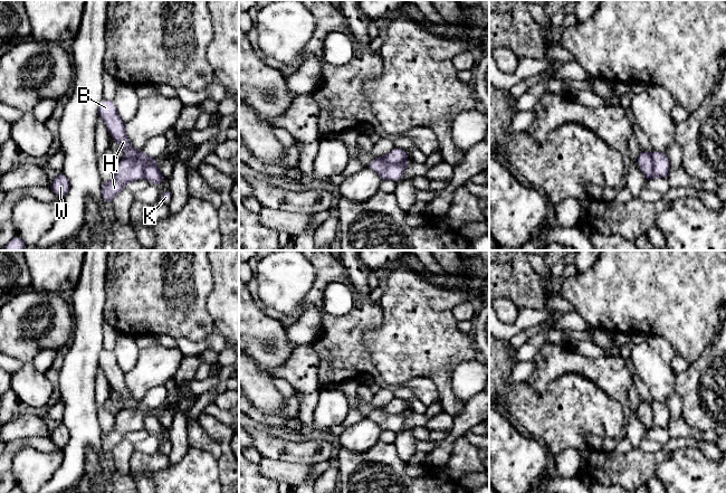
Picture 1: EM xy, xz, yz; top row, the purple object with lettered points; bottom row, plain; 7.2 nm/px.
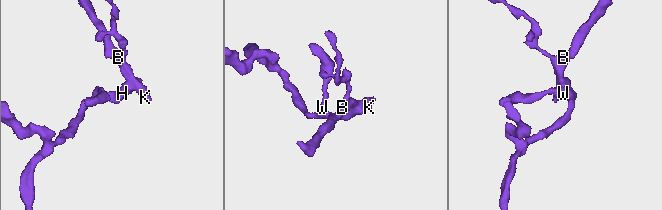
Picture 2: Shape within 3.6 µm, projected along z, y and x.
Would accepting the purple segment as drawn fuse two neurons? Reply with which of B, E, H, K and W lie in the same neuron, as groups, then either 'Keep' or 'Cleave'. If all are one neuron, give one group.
Groups: B E K / H W. Cleave

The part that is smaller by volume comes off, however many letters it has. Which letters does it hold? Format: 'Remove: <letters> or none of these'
Remove: H, W

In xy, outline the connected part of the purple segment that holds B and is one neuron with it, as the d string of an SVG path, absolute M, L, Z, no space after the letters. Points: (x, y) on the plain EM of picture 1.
M102 350L98 367L104 371L111 388L125 400L125 409L134 409L142 402L131 397L125 385L125 372L120 368L113 351Z

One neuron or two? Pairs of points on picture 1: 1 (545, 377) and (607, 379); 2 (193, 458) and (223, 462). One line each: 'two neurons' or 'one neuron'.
1: one neuron
2: two neurons

